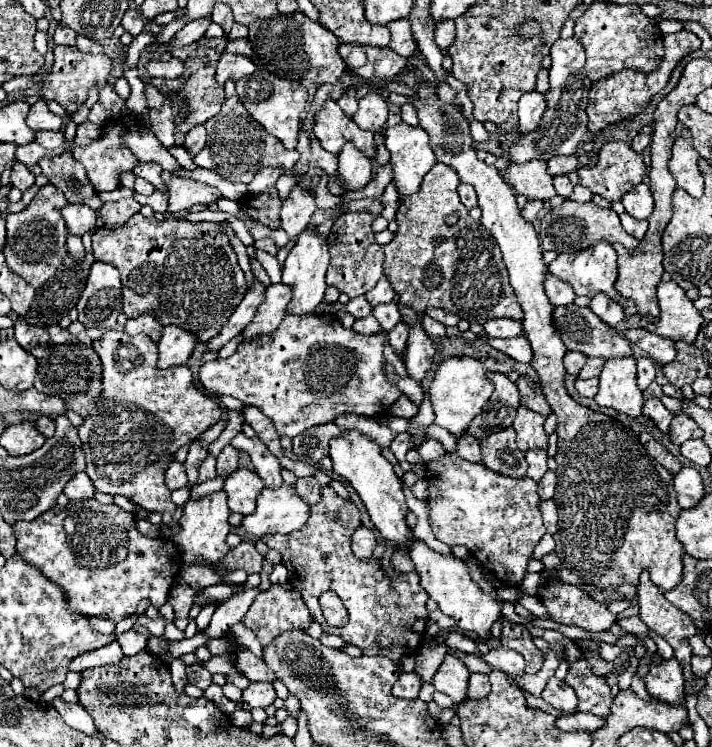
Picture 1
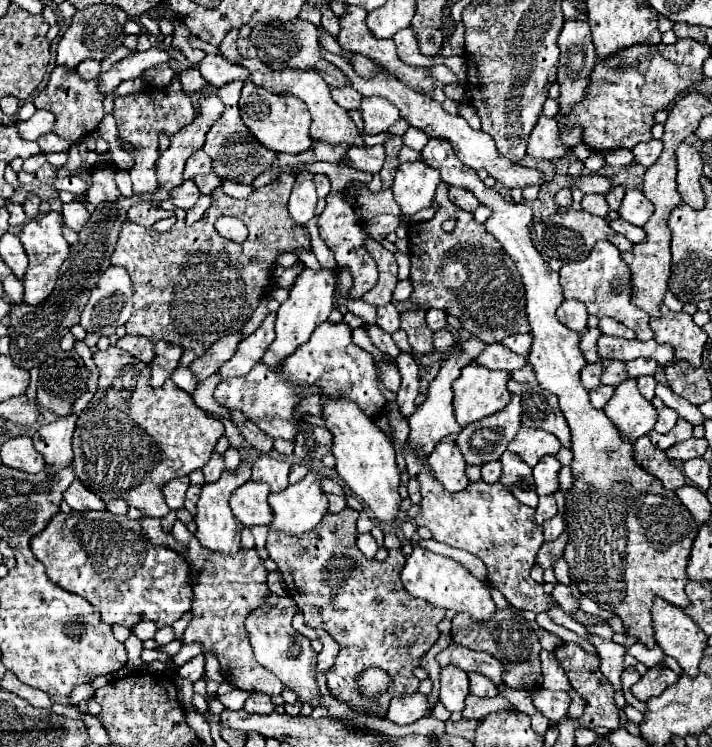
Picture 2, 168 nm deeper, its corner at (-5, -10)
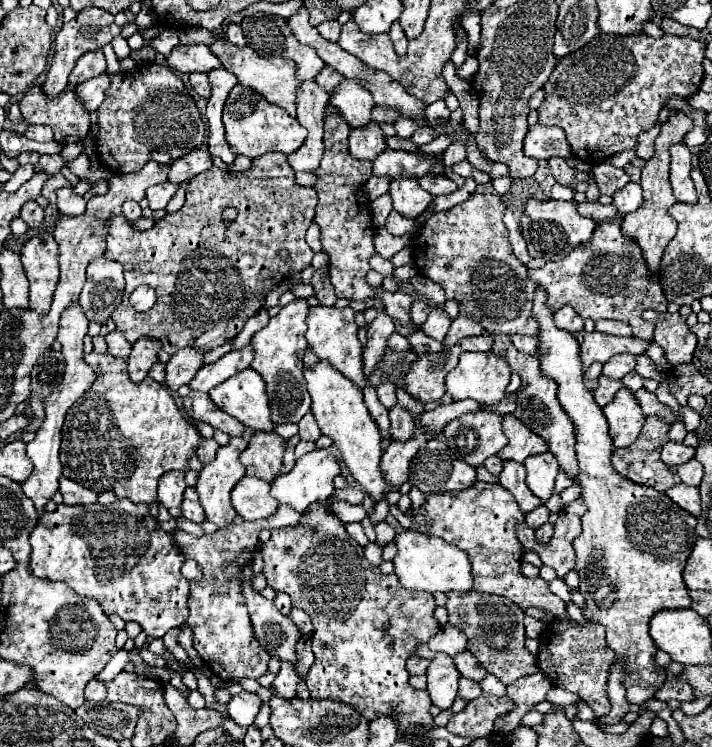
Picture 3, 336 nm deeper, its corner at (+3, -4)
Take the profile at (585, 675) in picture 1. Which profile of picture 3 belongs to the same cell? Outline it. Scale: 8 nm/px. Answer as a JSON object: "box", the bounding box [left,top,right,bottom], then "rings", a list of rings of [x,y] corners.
{"box":[538,616,614,718],"rings":[[[568,616],[554,618],[546,624],[538,640],[538,668],[548,678],[554,678],[554,686],[582,696],[582,700],[594,710],[596,718],[610,712],[610,700],[606,694],[606,682],[610,674],[610,664],[614,662],[614,652],[604,640],[604,628],[600,624],[576,624]]]}

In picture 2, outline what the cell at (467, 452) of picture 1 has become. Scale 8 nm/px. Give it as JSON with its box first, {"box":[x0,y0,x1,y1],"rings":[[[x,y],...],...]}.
{"box":[482,460,500,484],"rings":[[[496,460],[496,462],[486,462],[484,466],[482,466],[482,480],[484,482],[490,482],[490,484],[494,484],[494,482],[498,482],[498,478],[500,478],[500,462]]]}

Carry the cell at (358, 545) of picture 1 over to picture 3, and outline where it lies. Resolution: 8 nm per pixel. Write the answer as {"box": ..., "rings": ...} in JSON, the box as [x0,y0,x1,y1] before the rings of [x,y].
{"box":[346,524,368,546],"rings":[[[348,524],[346,526],[346,530],[348,530],[348,534],[360,544],[360,546],[366,546],[368,544],[368,538],[366,538],[366,534],[364,534],[364,528],[362,528],[362,524]]]}

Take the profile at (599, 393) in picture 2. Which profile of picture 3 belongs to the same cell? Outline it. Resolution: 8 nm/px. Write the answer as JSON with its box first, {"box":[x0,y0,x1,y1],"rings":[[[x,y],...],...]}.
{"box":[594,376,624,406],"rings":[[[600,376],[600,386],[598,390],[594,390],[594,398],[600,406],[606,406],[614,400],[616,392],[622,388],[624,384],[620,380],[612,380],[612,378],[606,378],[606,376]]]}

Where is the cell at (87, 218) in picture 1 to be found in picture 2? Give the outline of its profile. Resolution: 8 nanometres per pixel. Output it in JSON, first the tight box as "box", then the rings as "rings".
{"box":[62,202,90,232],"rings":[[[70,202],[70,204],[64,204],[62,218],[68,228],[80,232],[86,226],[86,222],[90,220],[90,212],[84,208],[82,202]]]}

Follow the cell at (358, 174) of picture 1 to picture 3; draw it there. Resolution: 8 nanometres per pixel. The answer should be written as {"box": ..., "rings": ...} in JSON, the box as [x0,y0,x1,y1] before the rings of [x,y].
{"box":[350,124,386,160],"rings":[[[366,124],[350,132],[350,154],[358,160],[374,160],[386,150],[386,138],[378,124]]]}

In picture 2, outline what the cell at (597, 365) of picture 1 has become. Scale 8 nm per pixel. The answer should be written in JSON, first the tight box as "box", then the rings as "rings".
{"box":[600,360,628,386],"rings":[[[612,360],[610,366],[606,366],[600,382],[602,382],[602,384],[612,384],[612,386],[616,386],[616,384],[620,384],[620,382],[626,380],[626,378],[628,378],[628,374],[626,374],[626,370],[624,370],[624,362],[622,362],[622,360]]]}

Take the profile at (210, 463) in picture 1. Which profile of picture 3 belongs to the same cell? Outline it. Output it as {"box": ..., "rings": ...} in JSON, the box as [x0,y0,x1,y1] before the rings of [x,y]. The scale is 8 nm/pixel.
{"box":[196,438,218,464],"rings":[[[210,438],[210,440],[202,440],[202,442],[198,444],[198,448],[196,448],[196,452],[198,452],[198,460],[200,460],[202,464],[208,464],[208,462],[214,458],[216,450],[218,450],[218,442],[216,442],[214,438]]]}

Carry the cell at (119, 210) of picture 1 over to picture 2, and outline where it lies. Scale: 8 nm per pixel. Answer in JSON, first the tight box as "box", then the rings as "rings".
{"box":[128,202,174,226],"rings":[[[142,202],[142,204],[136,204],[128,210],[128,220],[130,222],[136,222],[136,224],[142,224],[142,226],[152,226],[154,222],[162,220],[162,218],[168,218],[168,216],[174,216],[172,212],[166,212],[162,208],[156,208],[148,202]]]}

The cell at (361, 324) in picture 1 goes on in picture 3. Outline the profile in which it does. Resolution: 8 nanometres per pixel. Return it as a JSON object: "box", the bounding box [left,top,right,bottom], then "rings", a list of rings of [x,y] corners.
{"box":[378,384,396,410],"rings":[[[380,384],[378,386],[378,398],[386,410],[390,410],[396,404],[396,388],[394,384]]]}

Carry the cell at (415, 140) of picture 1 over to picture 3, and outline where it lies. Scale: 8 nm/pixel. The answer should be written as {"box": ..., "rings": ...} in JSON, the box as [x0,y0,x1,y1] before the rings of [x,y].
{"box":[390,178,432,220],"rings":[[[412,178],[392,180],[390,182],[390,196],[394,200],[394,210],[400,216],[410,218],[410,220],[418,218],[432,202],[432,196],[420,188],[418,180],[412,180]]]}

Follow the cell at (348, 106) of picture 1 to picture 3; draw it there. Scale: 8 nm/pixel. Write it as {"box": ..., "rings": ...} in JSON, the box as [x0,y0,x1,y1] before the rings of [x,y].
{"box":[314,66,344,92],"rings":[[[324,66],[320,72],[318,72],[318,76],[314,78],[326,92],[332,92],[332,88],[336,86],[336,84],[340,84],[340,80],[344,80],[334,68],[330,68],[330,66]]]}

